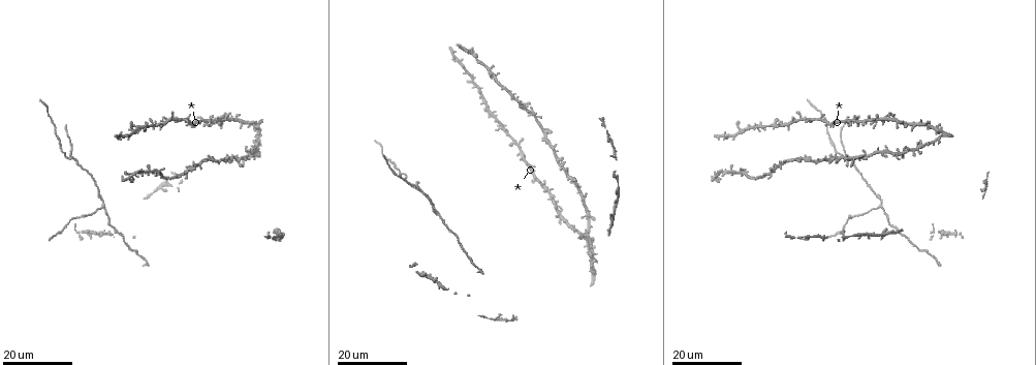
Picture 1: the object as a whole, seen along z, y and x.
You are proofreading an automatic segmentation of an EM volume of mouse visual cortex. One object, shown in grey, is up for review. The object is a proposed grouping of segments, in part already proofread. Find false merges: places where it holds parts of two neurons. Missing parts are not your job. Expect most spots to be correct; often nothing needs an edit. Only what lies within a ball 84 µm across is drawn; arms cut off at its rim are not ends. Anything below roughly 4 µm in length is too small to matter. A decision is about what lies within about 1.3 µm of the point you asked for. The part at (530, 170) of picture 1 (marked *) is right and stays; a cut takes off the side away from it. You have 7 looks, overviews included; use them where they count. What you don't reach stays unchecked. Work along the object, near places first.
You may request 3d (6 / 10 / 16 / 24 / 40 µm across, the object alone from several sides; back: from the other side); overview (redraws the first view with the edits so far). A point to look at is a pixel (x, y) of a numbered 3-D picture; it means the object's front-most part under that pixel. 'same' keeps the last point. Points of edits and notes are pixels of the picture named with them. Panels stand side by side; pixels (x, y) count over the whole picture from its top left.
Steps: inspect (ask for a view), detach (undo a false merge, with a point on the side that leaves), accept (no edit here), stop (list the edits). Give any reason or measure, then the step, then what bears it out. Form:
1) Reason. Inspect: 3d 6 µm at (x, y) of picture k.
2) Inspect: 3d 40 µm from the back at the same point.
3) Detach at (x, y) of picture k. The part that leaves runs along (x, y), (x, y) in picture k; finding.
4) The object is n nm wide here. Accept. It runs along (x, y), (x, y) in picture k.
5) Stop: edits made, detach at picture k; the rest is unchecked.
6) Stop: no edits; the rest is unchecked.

Thin arm on a thick one. Inspect: 3d 24 µm at (897, 154) of picture 1.

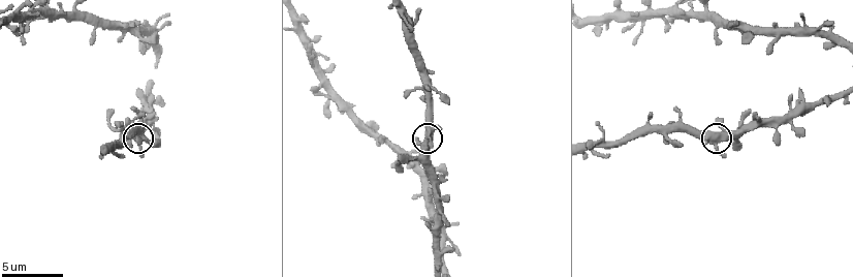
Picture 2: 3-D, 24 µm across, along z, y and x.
Inspect: 3d 6 µm at (711, 143) of picture 2.

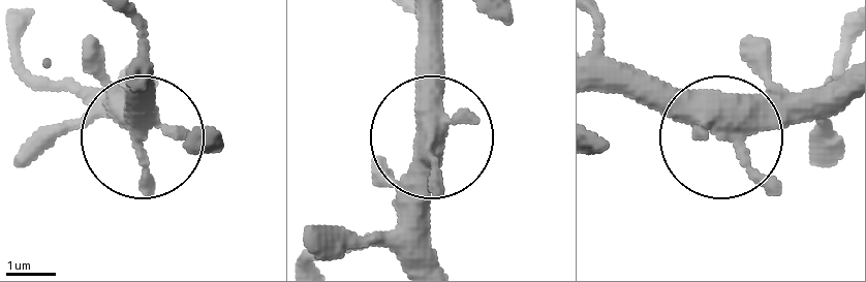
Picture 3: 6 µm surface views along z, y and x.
The object is 370 nm wide here. Accept. It runs along (838, 81), (764, 97), (715, 134), (604, 93) in picture 3; all the same neuron.

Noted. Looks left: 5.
Inspect: 3d 16 µm at (470, 259) of picture 1.

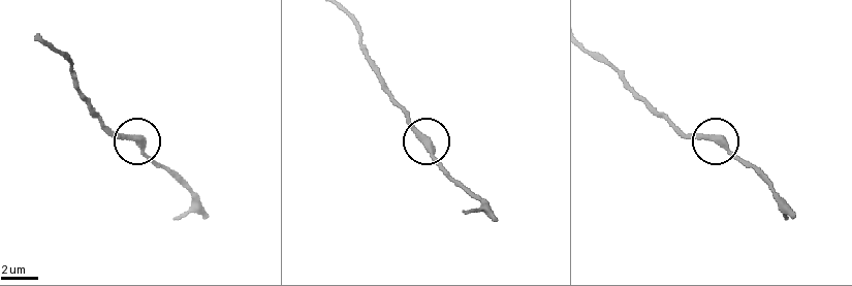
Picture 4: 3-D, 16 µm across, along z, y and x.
Inspect: 3d 6 µm at (430, 150) of picture 4.

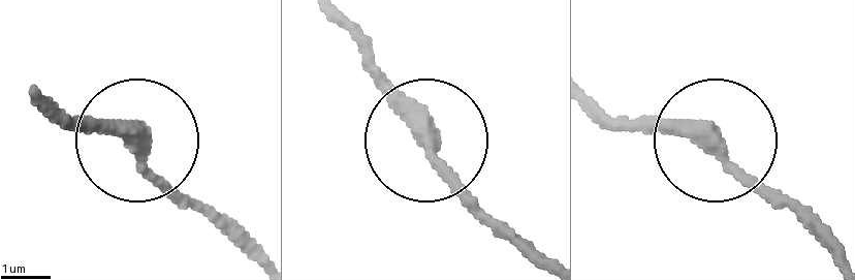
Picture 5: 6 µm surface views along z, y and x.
The object is 350 nm wide here. Accept. It runs along (598, 106), (696, 123), (816, 238) in picture 5; all the same neuron.

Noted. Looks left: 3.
Side arm on a straight run. Inspect: 3d 16 µm at (72, 159) of picture 1.

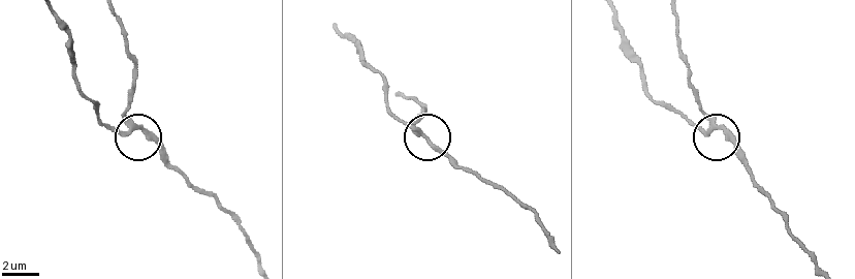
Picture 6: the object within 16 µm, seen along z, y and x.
Closer look. Inspect: 3d 10 µm at (716, 125) of picture 6.

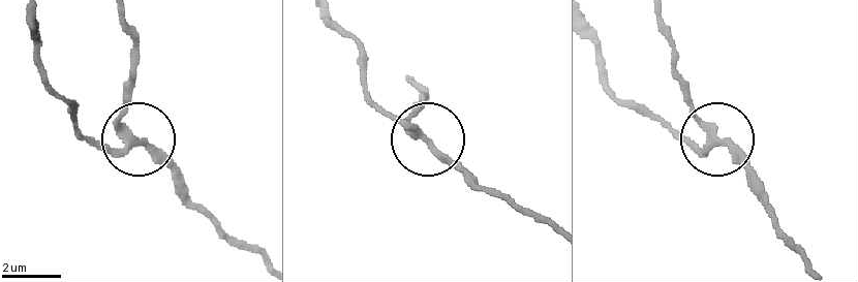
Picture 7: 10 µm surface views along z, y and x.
Closer look. Inspect: 3d 6 µm at (716, 141) of picture 7.

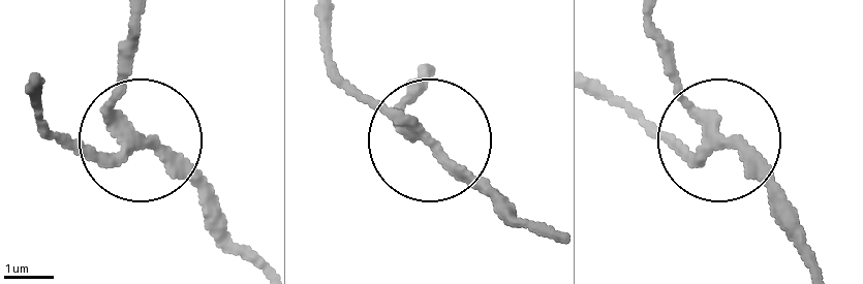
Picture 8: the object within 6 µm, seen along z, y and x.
3 arms meet here. Detach at (131, 73) of picture 8. Two neurons meet here.

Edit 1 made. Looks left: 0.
Stop: edits made, detach at picture 8; the rest is unchecked.

